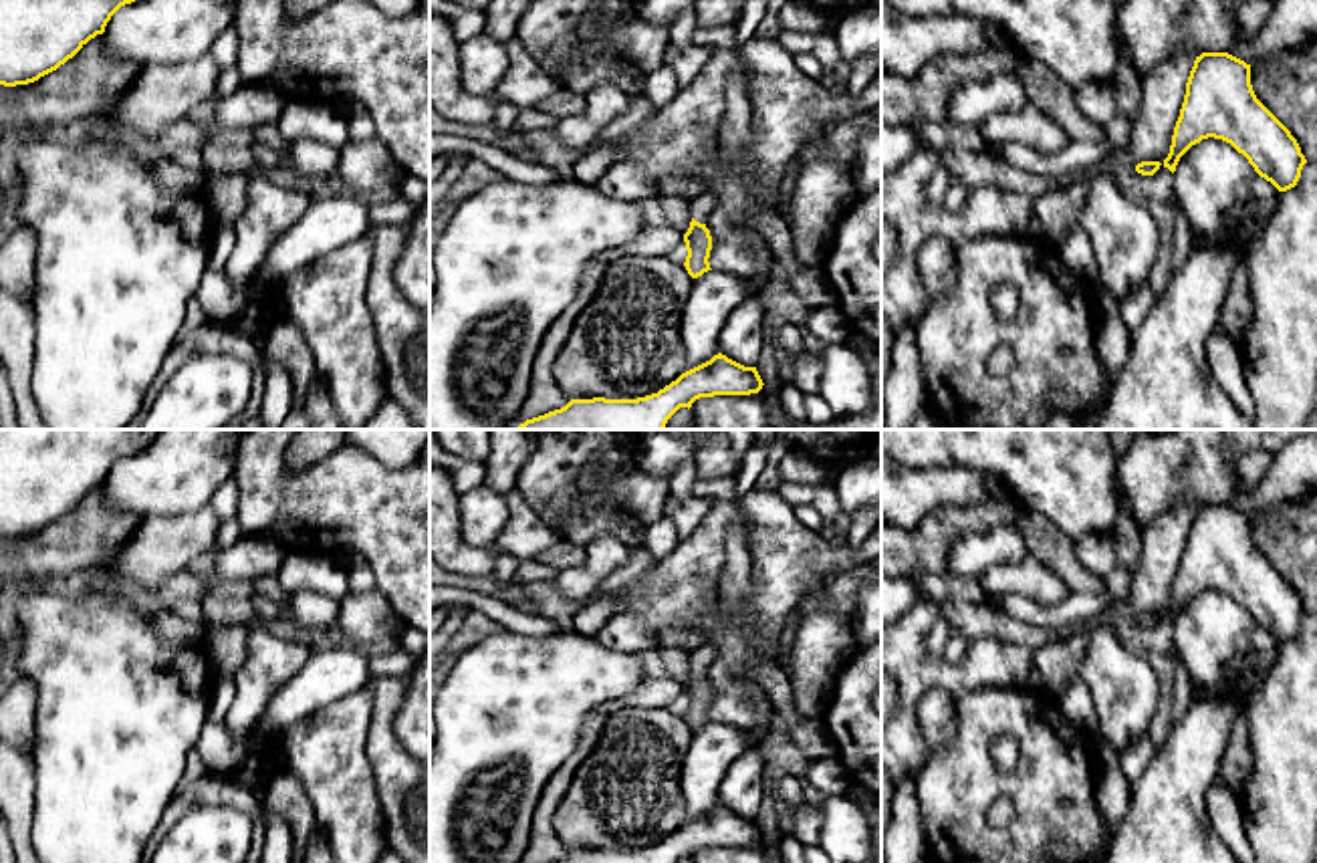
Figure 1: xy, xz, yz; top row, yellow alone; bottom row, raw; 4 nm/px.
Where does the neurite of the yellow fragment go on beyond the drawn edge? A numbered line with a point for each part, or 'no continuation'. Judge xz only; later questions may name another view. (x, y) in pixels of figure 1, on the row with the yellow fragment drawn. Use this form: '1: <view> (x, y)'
1: xz (702, 204)

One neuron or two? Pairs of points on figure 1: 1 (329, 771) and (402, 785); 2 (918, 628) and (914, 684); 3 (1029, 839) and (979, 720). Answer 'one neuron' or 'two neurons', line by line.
1: two neurons
2: one neuron
3: one neuron

